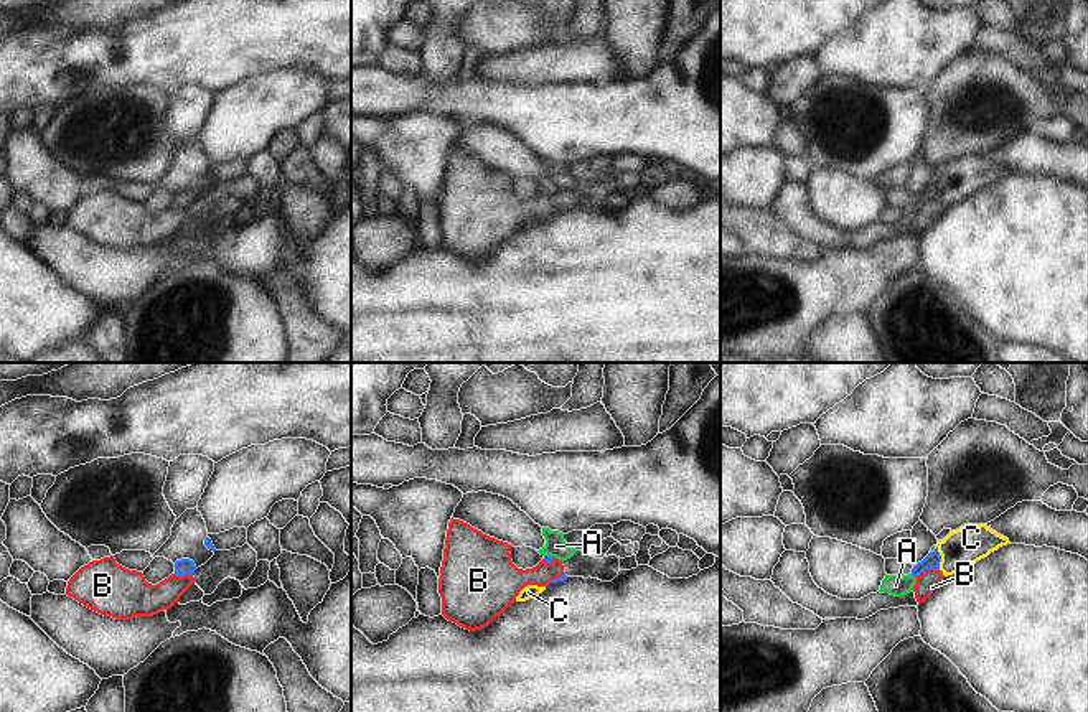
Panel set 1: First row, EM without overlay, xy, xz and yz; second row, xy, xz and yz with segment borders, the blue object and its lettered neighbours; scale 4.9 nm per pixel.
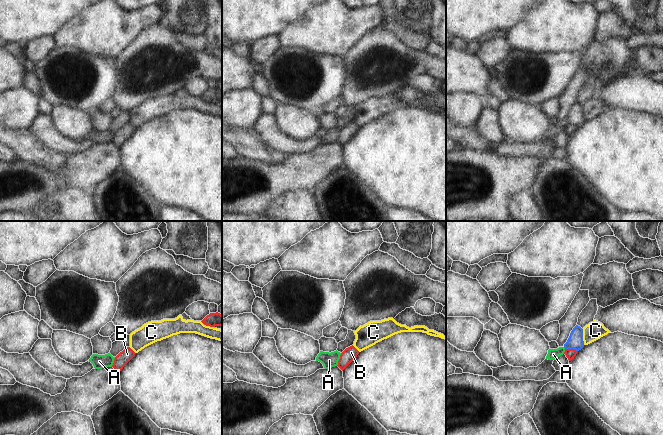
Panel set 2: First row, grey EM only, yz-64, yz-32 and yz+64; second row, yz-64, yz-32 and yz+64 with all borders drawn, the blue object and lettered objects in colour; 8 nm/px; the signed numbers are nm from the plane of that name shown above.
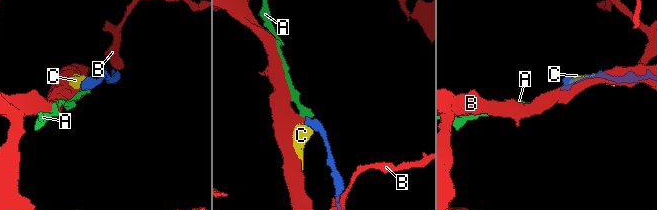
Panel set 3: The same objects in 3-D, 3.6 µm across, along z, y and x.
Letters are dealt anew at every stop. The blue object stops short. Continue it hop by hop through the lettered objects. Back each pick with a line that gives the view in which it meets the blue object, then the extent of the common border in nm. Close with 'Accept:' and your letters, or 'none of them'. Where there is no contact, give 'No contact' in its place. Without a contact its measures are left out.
A: Touches blue in xz. Shared border 50 nm
Accept: A

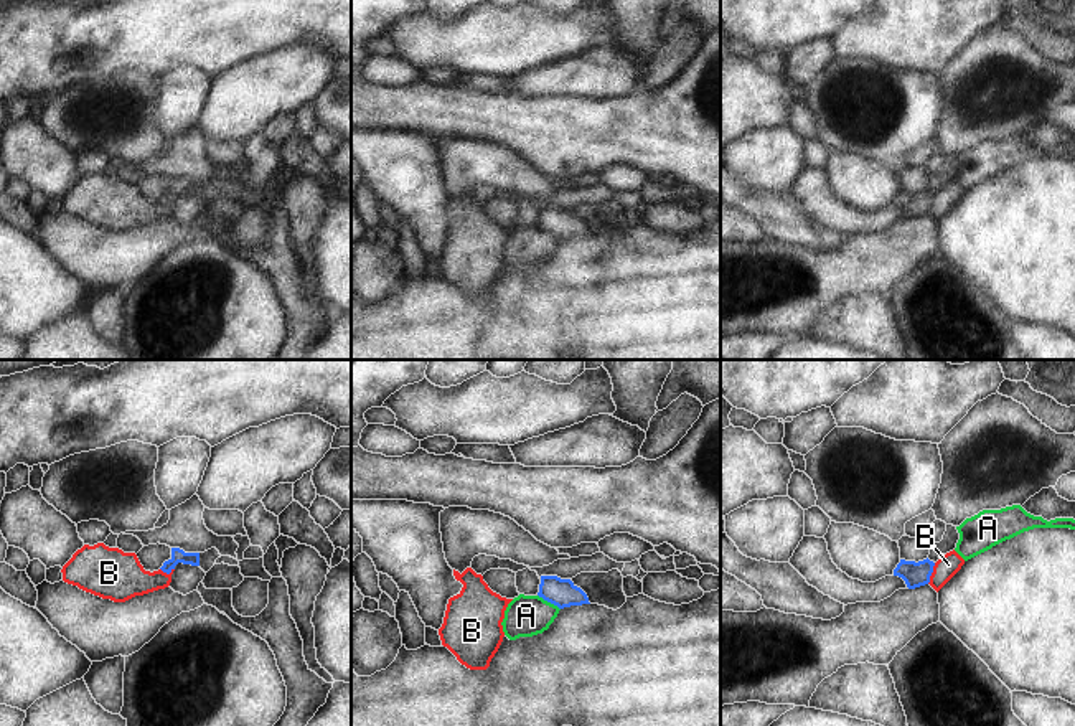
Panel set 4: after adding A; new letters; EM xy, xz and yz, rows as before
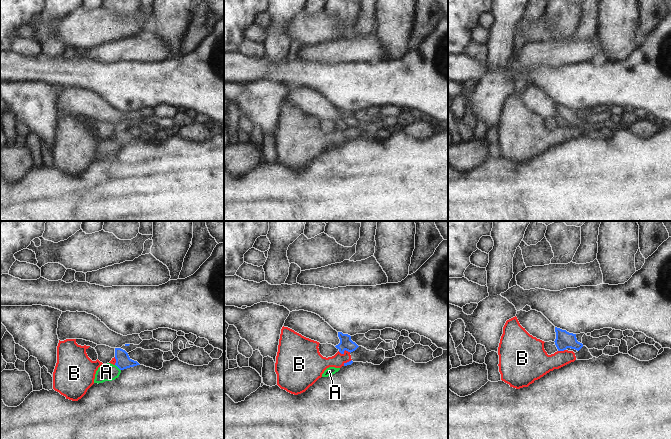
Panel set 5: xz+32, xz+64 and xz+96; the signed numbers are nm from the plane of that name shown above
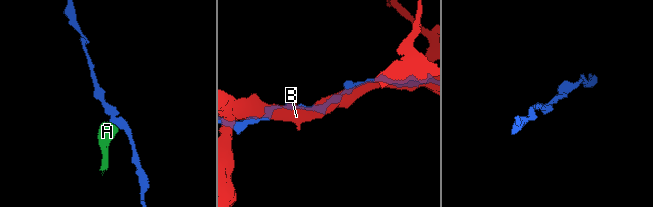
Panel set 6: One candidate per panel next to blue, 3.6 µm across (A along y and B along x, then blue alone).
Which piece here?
Accept: none of them

